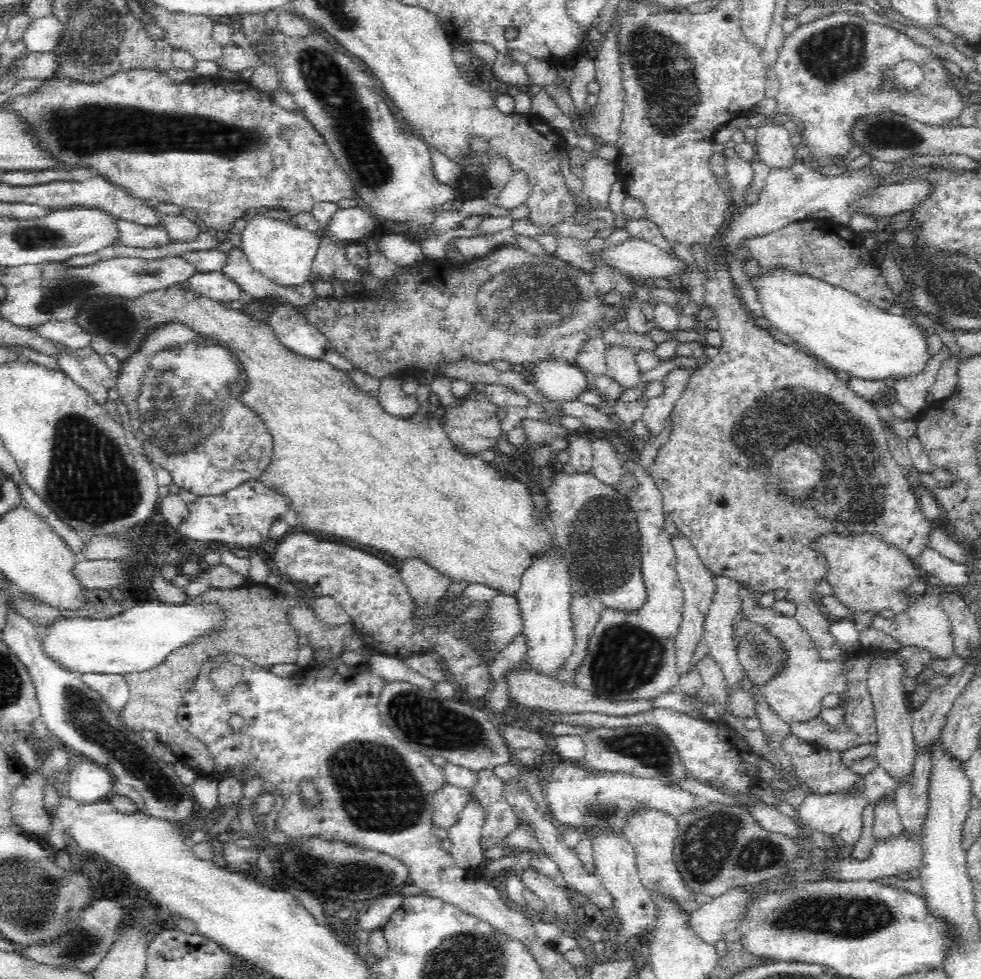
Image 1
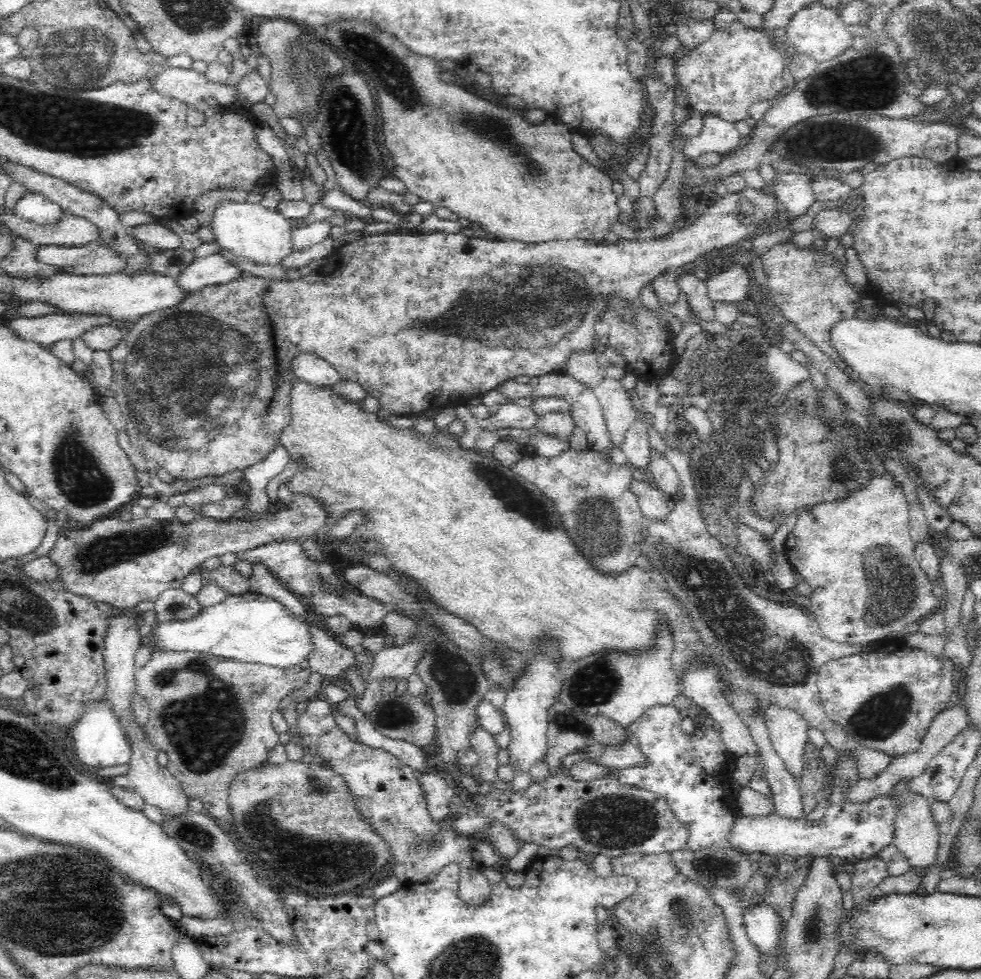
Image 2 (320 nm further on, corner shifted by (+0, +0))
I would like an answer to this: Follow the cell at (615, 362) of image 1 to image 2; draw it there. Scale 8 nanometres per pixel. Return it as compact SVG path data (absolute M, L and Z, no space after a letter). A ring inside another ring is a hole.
M605 377L593 391L600 401L612 443L620 447L626 429L632 426L638 417L632 406L629 390L622 386L622 382Z

